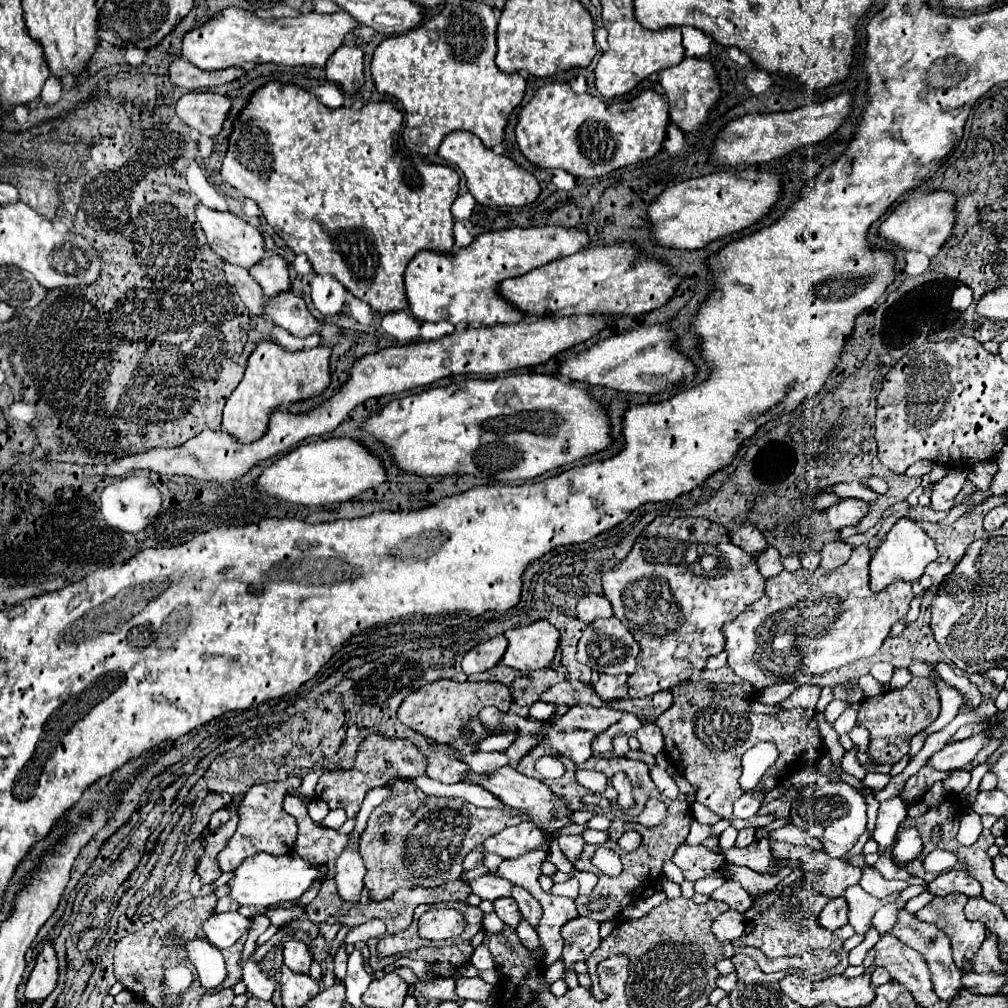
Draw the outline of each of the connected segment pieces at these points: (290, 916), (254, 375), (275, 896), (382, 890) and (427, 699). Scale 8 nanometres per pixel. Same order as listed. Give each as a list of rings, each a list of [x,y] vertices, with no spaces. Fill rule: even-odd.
[[[302,905],[302,907],[292,907],[292,909],[276,909],[276,911],[270,911],[270,913],[266,913],[266,915],[268,915],[270,923],[280,929],[280,927],[292,923],[294,919],[298,919],[304,911],[306,911],[306,905]]]
[[[274,341],[256,343],[252,355],[248,357],[242,381],[226,401],[224,421],[222,421],[224,429],[234,437],[238,437],[242,443],[260,439],[266,431],[268,415],[276,407],[286,409],[294,401],[320,393],[330,383],[328,357],[330,357],[328,345],[316,345],[312,349],[290,353],[288,349],[284,349]]]
[[[258,853],[254,857],[244,859],[240,867],[234,869],[234,877],[226,883],[230,887],[230,899],[236,901],[238,905],[258,905],[258,907],[270,907],[282,901],[298,899],[314,879],[320,879],[320,871],[310,865],[306,859],[302,859],[296,853],[290,855],[268,855],[268,853]]]
[[[396,779],[394,781],[394,795],[390,795],[390,799],[386,799],[380,807],[376,807],[370,813],[368,825],[360,833],[360,839],[358,839],[358,853],[366,863],[364,885],[368,889],[372,889],[370,893],[372,893],[374,901],[382,901],[382,899],[388,899],[392,893],[396,893],[402,887],[408,887],[408,889],[412,889],[412,887],[438,887],[442,883],[454,881],[454,877],[460,877],[460,873],[462,873],[464,857],[470,851],[474,851],[476,847],[480,847],[488,837],[500,833],[502,829],[506,829],[510,825],[514,825],[514,821],[498,809],[480,809],[464,799],[430,797],[430,795],[422,793],[416,785],[406,783],[402,779]],[[382,813],[390,813],[392,821],[386,825],[378,825],[378,817]]]
[[[440,679],[434,683],[426,683],[424,687],[420,687],[420,691],[412,691],[412,695],[408,695],[404,703],[400,703],[396,715],[400,723],[404,723],[406,727],[414,729],[420,735],[426,735],[428,739],[434,739],[438,743],[448,743],[456,747],[460,753],[462,751],[472,753],[474,743],[484,739],[484,735],[488,735],[480,725],[478,711],[484,705],[496,705],[500,711],[506,711],[506,705],[510,705],[510,701],[512,701],[512,695],[508,687],[498,681],[470,683],[470,681]],[[464,729],[468,729],[468,733]]]

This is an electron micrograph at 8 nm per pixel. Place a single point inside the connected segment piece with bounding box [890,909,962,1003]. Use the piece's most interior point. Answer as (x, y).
(926, 939)

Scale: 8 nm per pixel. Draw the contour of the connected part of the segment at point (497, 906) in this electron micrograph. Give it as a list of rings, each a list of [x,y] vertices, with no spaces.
[[[512,897],[496,899],[496,901],[494,901],[494,911],[498,913],[498,917],[500,917],[504,923],[508,923],[508,925],[512,925],[512,927],[516,927],[518,921],[520,921],[520,917],[522,917],[520,911],[518,911],[516,901],[514,901]]]

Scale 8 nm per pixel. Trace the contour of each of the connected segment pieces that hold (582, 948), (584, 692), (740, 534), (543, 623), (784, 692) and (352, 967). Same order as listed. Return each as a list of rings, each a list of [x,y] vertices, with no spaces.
[[[588,917],[570,919],[566,925],[562,925],[562,937],[562,959],[566,967],[572,969],[572,963],[586,959],[600,945],[600,923]]]
[[[562,681],[558,685],[552,685],[540,695],[542,701],[554,703],[554,705],[568,705],[568,707],[582,707],[582,705],[592,705],[592,707],[602,707],[604,701],[598,699],[594,689],[590,685],[584,685],[580,681]]]
[[[744,521],[732,535],[732,543],[742,547],[744,551],[748,551],[750,555],[752,553],[760,553],[768,547],[768,541],[764,537],[764,533],[756,527],[756,523],[752,521]]]
[[[538,619],[536,623],[508,629],[504,637],[508,639],[508,649],[502,663],[518,671],[534,671],[550,665],[560,633],[546,619]]]
[[[778,683],[778,685],[770,685],[770,687],[764,687],[764,689],[760,691],[760,695],[756,697],[756,701],[764,703],[764,705],[774,705],[774,703],[780,703],[782,699],[786,699],[794,689],[796,689],[794,683]]]
[[[354,953],[354,955],[358,955],[358,961],[350,955],[350,959],[348,959],[348,973],[346,973],[344,985],[346,985],[346,999],[350,1001],[350,1005],[360,1007],[360,1005],[362,1005],[362,999],[360,999],[360,997],[362,997],[364,991],[368,989],[372,977],[366,973],[364,965],[360,963],[360,961],[362,961],[360,953]]]

